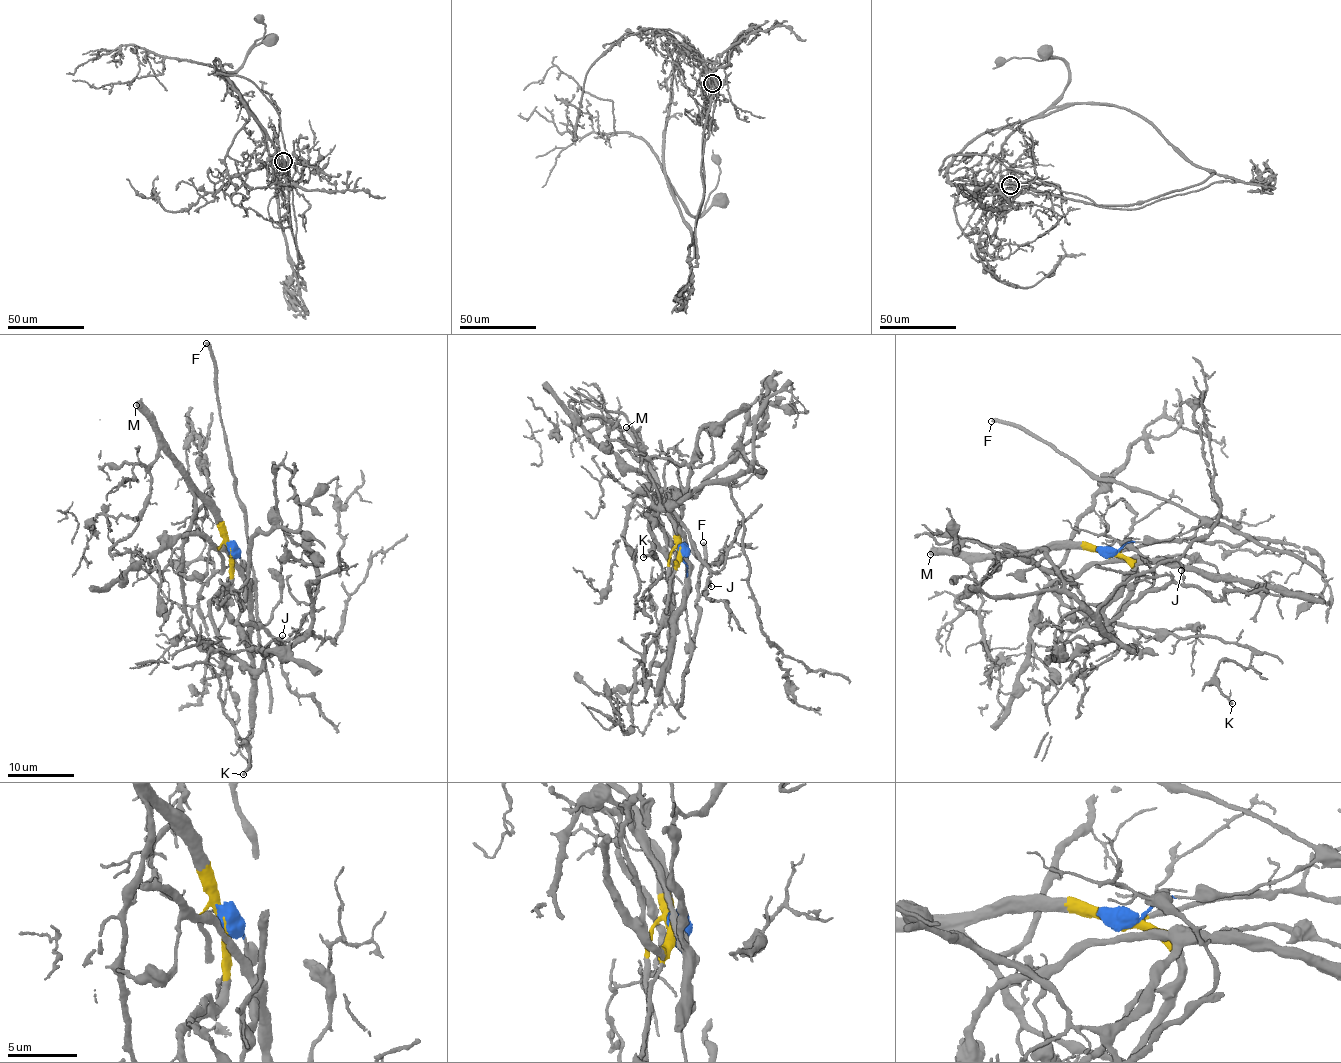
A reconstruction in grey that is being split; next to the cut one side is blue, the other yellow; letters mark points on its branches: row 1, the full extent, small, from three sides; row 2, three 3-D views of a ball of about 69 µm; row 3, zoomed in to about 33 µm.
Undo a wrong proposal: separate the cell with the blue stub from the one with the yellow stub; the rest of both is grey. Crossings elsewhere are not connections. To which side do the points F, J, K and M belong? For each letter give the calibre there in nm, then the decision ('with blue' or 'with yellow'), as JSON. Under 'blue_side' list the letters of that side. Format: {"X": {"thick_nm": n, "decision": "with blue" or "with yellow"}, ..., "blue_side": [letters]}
{"F": {"thick_nm": 400, "decision": "with blue"}, "J": {"thick_nm": 180, "decision": "with yellow"}, "K": {"thick_nm": 260, "decision": "with yellow"}, "M": {"thick_nm": 600, "decision": "with yellow"}, "blue_side": ["F"]}

